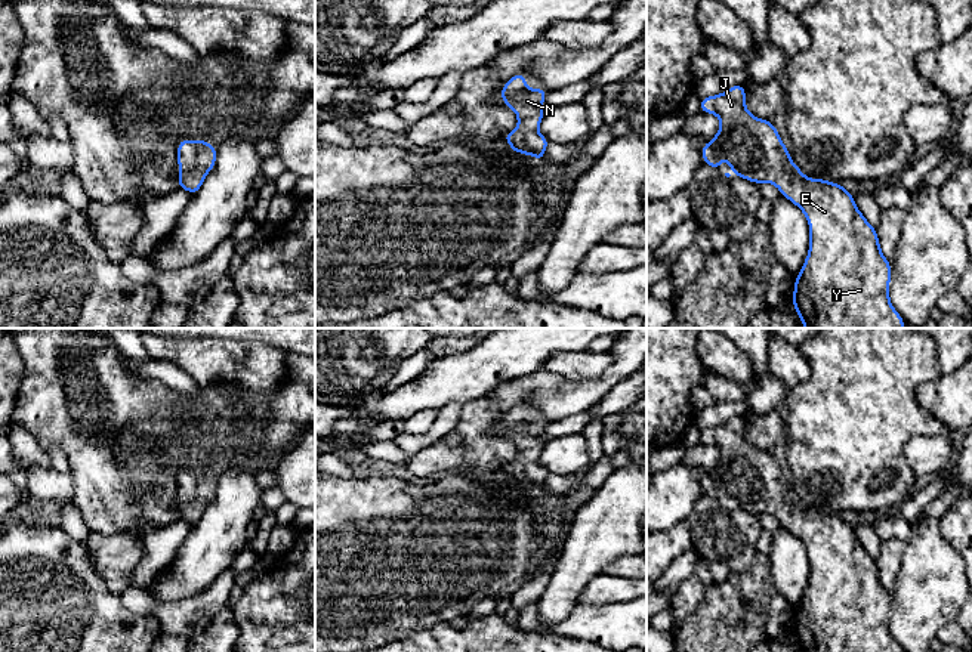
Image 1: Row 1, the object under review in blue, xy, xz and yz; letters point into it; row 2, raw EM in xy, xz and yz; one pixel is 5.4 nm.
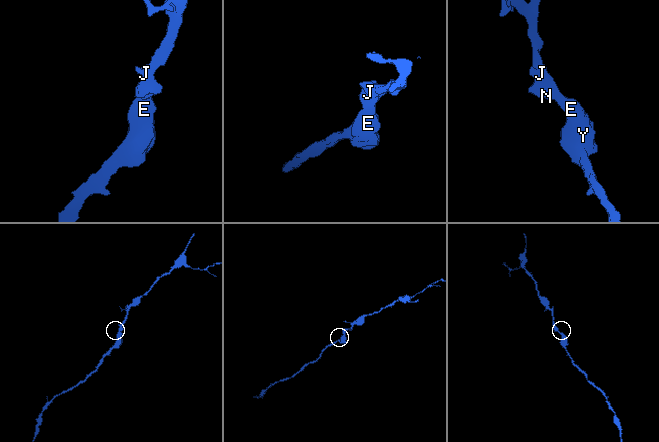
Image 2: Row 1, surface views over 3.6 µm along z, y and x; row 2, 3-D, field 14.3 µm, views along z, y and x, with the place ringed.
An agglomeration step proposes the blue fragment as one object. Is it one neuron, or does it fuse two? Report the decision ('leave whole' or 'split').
leave whole

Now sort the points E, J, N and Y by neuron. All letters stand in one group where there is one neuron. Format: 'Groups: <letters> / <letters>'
Groups: E J N Y

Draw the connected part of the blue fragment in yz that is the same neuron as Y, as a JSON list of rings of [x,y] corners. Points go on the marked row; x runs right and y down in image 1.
[[[743,84],[701,99],[700,111],[720,118],[719,132],[701,148],[704,164],[719,172],[725,157],[738,177],[753,183],[774,183],[809,222],[809,253],[794,278],[793,291],[793,306],[803,327],[902,328],[905,322],[889,300],[891,262],[880,250],[876,228],[858,210],[852,194],[839,182],[806,177],[792,161],[772,121],[759,120],[747,111]]]

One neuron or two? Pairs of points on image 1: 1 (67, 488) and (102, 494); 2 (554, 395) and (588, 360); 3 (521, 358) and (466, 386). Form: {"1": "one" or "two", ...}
{"1": "two", "2": "two", "3": "one"}

